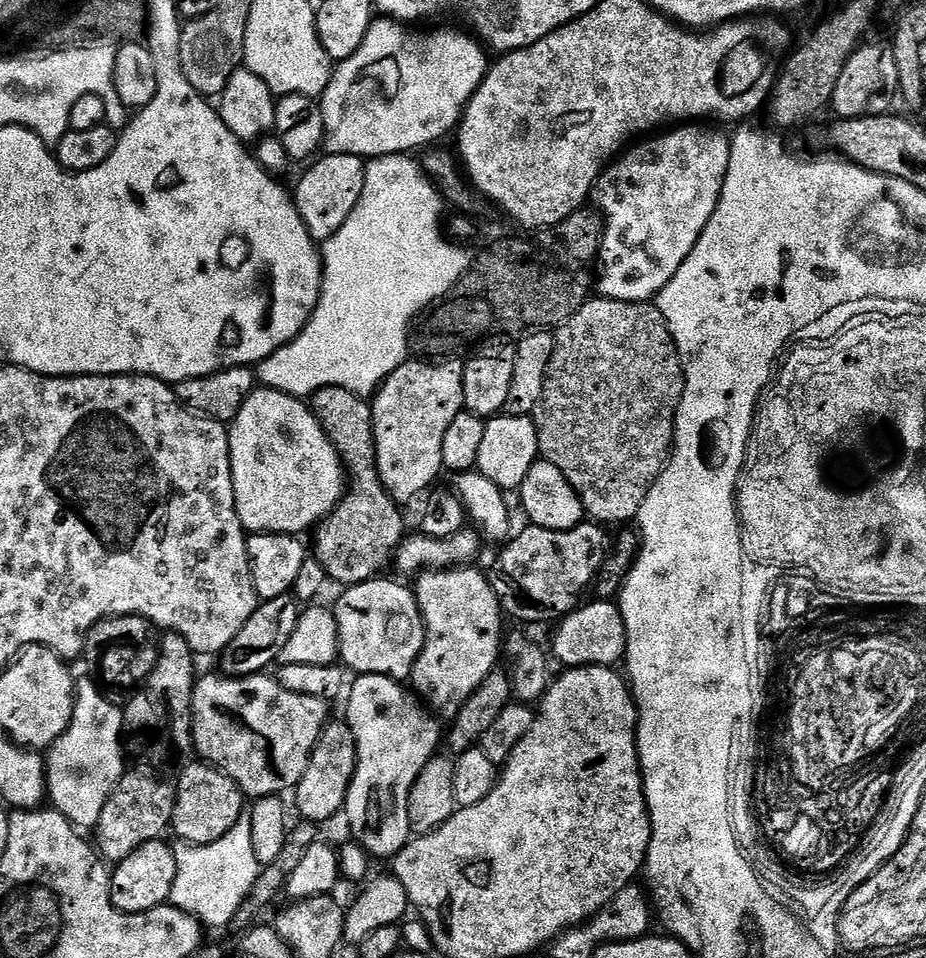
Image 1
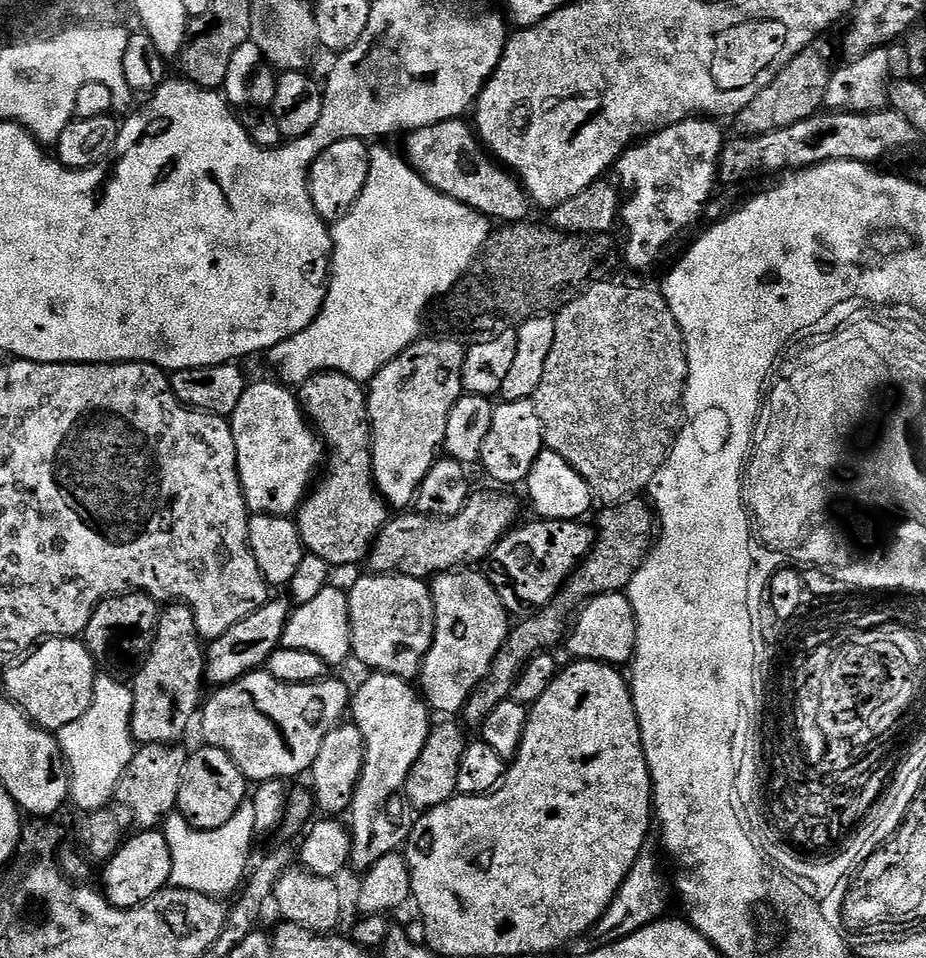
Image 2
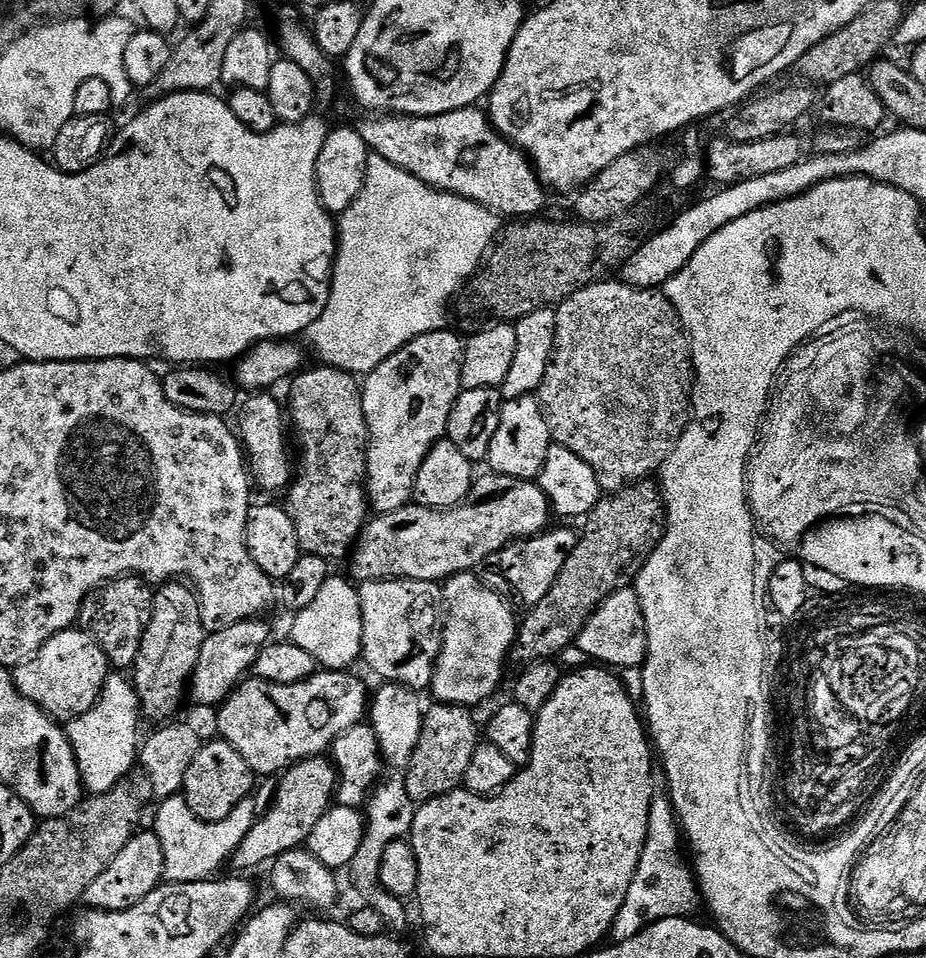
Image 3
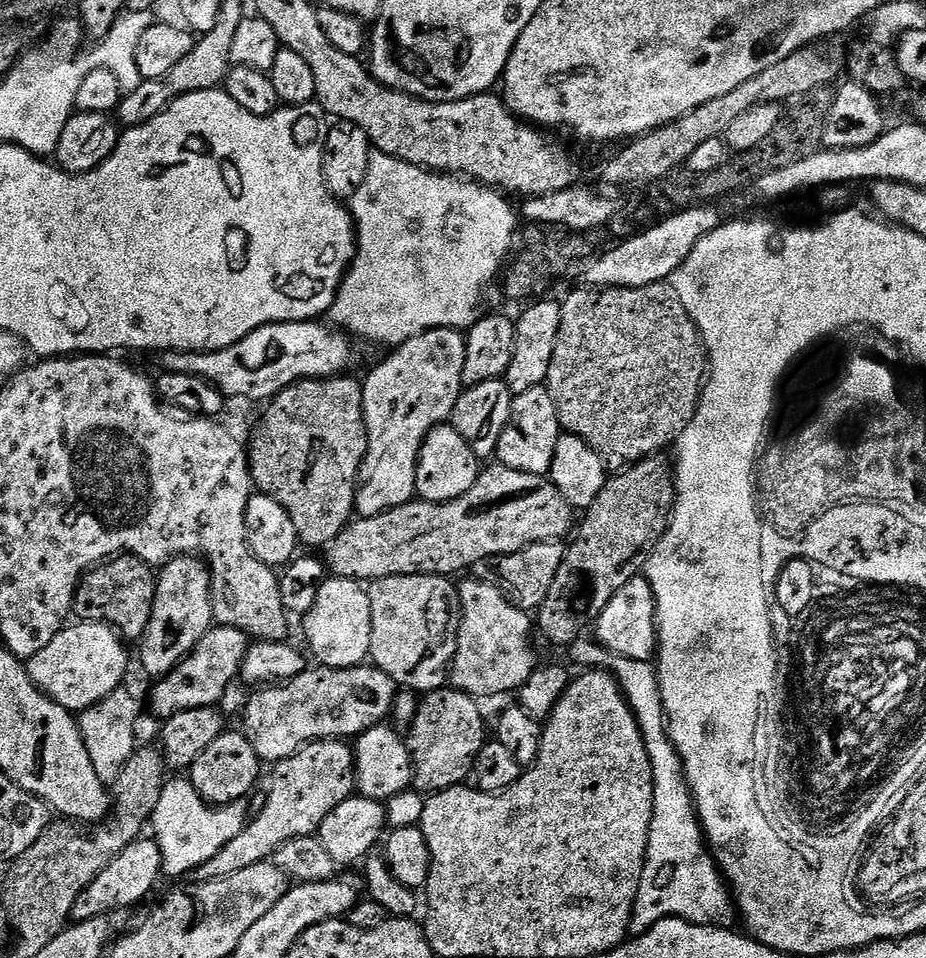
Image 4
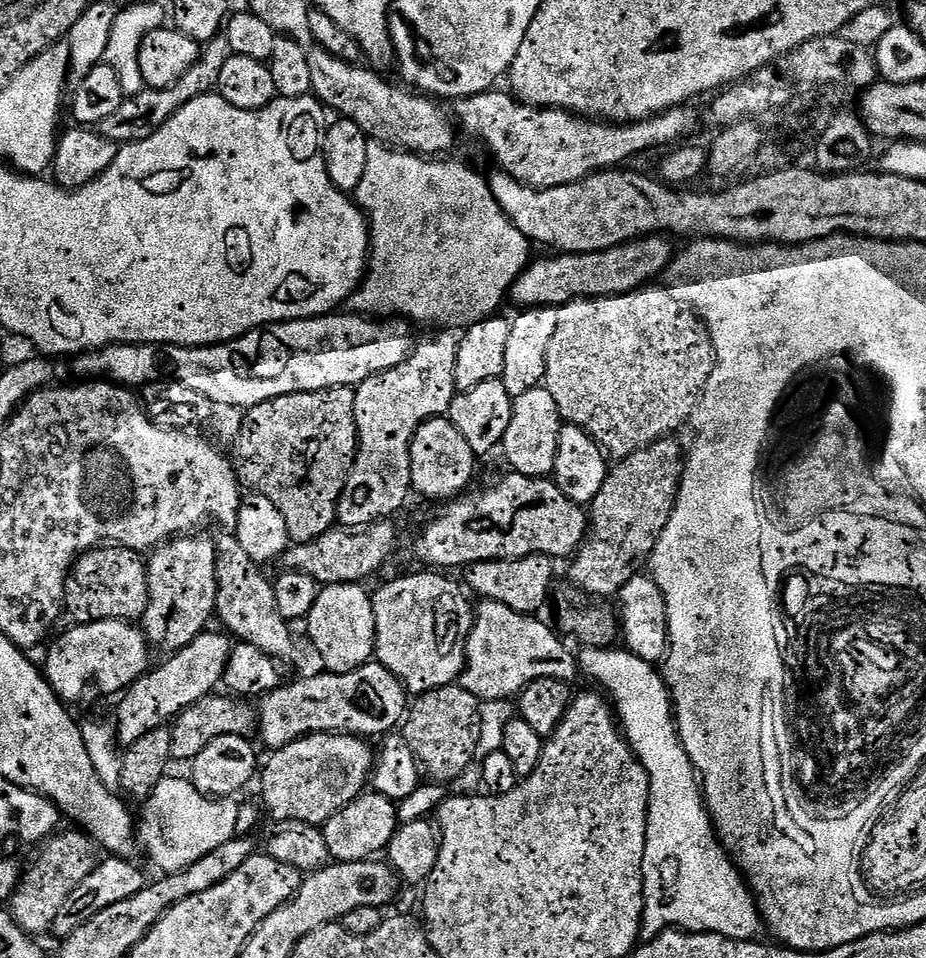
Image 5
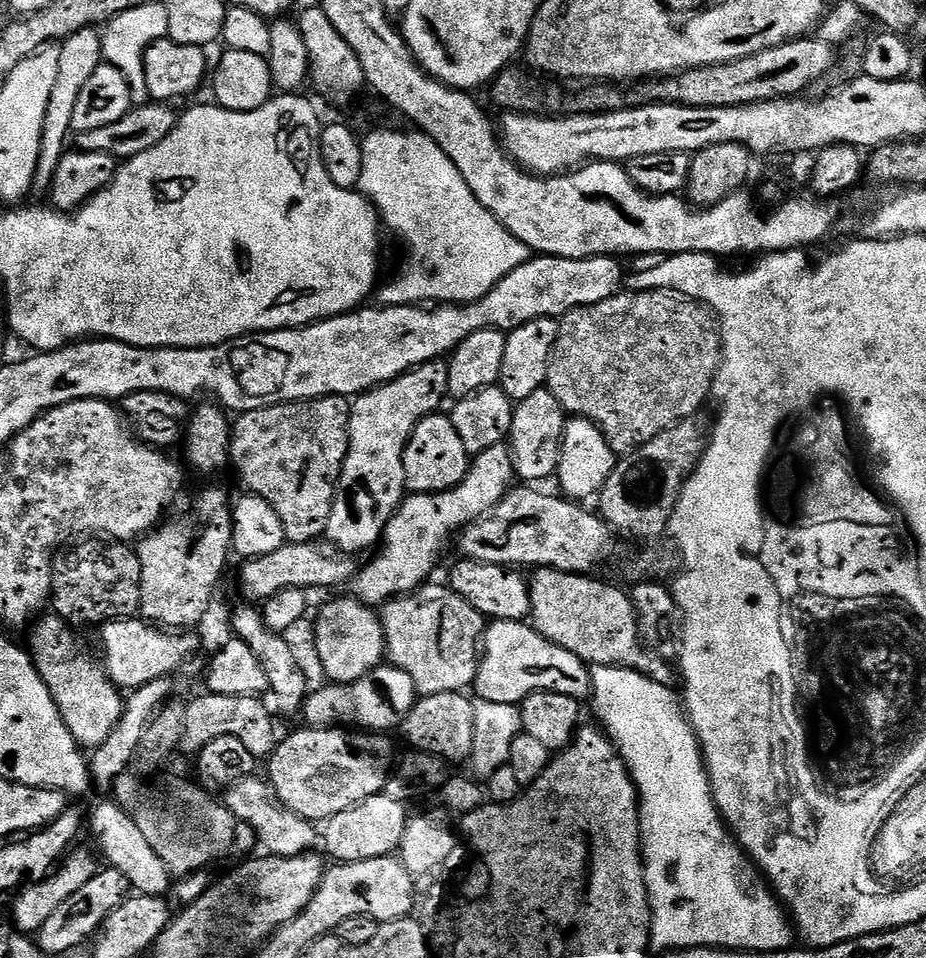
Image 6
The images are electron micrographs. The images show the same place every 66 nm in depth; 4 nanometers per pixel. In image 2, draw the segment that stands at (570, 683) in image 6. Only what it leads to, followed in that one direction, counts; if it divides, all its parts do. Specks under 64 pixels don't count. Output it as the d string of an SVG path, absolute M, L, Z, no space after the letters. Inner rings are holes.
M453 570L443 573L431 581L432 605L436 608L436 633L432 646L420 668L418 688L429 709L436 712L463 713L464 704L476 687L488 678L496 655L508 640L510 623L504 600L496 593L496 588L483 576L480 570Z

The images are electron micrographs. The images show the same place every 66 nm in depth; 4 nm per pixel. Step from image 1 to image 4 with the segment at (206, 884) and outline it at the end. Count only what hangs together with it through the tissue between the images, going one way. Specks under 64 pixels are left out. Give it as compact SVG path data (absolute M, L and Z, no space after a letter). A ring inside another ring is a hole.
M169 779L160 797L156 800L156 809L150 821L150 832L164 859L164 872L172 876L184 876L195 873L210 858L244 829L246 816L236 806L213 806L198 794L191 779Z

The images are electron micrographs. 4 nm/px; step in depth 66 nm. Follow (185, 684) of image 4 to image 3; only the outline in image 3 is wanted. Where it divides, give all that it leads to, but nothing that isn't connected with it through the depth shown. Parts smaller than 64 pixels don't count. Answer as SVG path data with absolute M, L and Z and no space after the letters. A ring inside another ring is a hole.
M260 618L243 620L234 626L224 627L221 631L211 632L204 639L198 666L190 681L190 694L204 706L217 707L223 704L255 669L258 656L270 643L268 628Z

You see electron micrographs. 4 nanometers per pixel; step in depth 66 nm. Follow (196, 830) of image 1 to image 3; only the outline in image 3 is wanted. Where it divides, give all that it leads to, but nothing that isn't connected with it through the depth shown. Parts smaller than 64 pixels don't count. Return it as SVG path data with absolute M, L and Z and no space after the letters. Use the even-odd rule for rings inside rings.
M222 738L213 744L205 743L194 762L187 770L182 794L200 820L218 822L225 820L243 800L249 799L254 792L254 773L246 758Z

